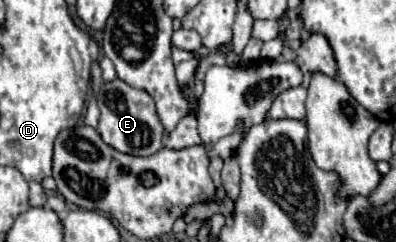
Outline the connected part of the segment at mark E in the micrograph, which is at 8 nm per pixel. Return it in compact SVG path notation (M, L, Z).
M116 78L100 86L96 100L100 108L100 122L96 130L108 146L132 156L150 156L162 148L164 128L160 128L160 118L156 116L156 104L152 96L148 96L148 92L132 88L130 84L124 84L124 80Z

